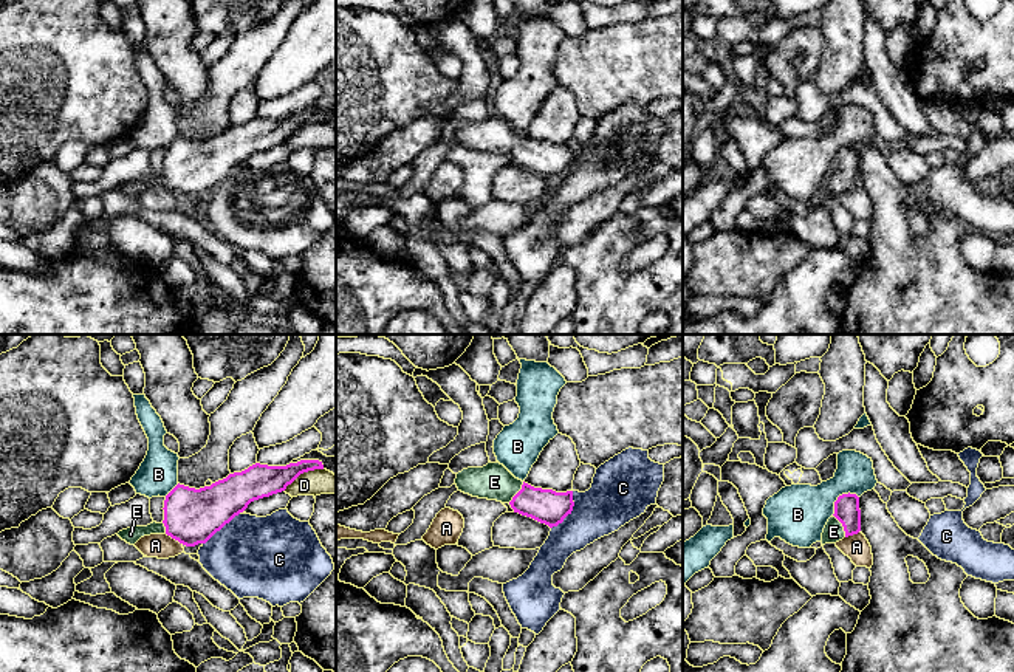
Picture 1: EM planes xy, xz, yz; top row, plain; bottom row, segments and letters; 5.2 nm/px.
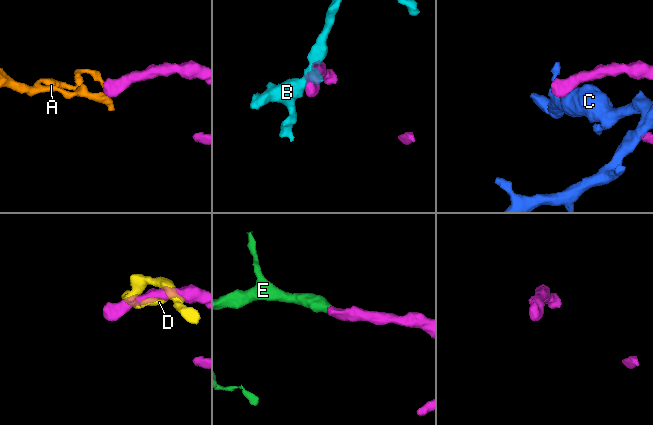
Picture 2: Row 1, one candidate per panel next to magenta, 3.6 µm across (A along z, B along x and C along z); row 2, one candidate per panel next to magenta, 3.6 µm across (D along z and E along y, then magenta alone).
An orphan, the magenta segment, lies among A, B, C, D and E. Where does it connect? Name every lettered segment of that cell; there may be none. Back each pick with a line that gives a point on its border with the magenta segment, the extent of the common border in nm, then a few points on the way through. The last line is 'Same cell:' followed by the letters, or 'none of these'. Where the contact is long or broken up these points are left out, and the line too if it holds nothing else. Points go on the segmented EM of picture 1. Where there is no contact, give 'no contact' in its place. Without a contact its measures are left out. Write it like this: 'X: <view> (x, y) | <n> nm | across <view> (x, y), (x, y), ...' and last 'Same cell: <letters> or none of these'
E: yz (842, 525) | 140 nm | across yz (847, 511), (847, 519), (842, 525), (833, 531)
Same cell: E

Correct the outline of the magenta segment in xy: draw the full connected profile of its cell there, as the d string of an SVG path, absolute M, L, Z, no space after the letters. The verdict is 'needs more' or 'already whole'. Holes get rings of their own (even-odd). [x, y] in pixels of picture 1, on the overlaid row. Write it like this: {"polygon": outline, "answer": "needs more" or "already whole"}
{"polygon": "M319 460L286 466L255 463L200 489L176 485L164 500L164 520L118 533L130 545L150 534L167 534L186 547L206 543L254 500L282 492L300 474L324 469Z", "answer": "needs more"}

